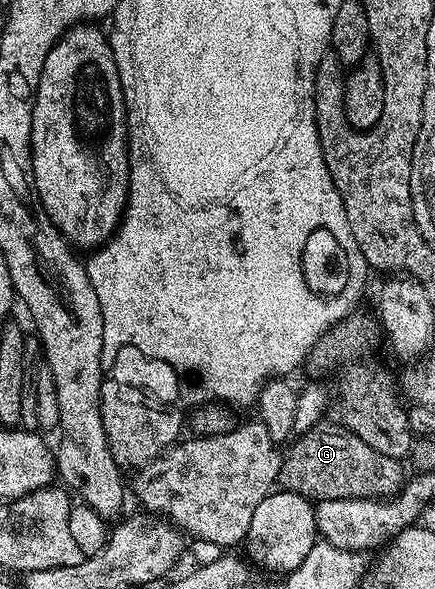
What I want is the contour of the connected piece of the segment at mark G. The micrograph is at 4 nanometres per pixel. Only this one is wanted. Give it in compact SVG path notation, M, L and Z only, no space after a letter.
M337 423L326 424L315 425L301 434L299 441L289 446L290 450L285 450L278 472L278 481L285 492L299 493L317 503L324 499L385 499L402 488L408 473L402 470L403 462L399 458L372 451L368 443Z

